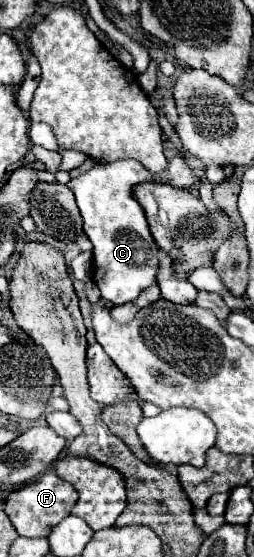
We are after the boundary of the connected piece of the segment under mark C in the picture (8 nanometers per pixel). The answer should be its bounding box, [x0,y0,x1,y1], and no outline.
[67,160,159,304]

